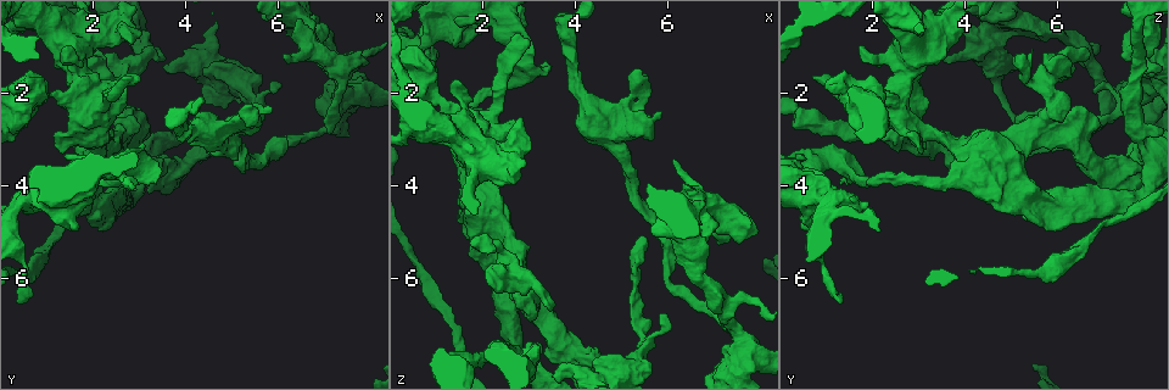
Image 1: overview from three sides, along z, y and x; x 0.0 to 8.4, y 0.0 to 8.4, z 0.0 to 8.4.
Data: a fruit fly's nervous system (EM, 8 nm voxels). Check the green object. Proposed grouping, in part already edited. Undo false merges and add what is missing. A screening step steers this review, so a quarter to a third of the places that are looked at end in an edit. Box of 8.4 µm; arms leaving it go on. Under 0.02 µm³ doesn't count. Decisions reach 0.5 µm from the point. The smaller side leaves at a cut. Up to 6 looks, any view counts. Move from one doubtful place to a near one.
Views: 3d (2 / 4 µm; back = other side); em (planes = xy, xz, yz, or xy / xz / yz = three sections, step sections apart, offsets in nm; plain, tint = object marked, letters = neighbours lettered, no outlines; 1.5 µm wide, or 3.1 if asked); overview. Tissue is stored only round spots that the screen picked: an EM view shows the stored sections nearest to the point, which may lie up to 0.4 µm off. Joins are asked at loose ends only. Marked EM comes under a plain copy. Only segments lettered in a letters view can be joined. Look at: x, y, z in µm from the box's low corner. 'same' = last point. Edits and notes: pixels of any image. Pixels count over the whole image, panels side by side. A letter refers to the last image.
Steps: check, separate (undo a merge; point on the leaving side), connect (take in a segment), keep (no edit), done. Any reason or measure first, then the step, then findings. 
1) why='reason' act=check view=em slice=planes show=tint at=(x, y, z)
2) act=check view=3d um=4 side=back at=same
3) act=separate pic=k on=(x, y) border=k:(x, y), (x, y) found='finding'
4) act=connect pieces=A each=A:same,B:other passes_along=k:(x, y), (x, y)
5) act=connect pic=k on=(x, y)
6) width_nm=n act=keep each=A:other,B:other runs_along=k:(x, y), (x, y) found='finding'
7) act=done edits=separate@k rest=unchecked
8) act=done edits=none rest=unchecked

why='free end' act=check view=3d um=2 at=(3.30, 4.00, 1.35)

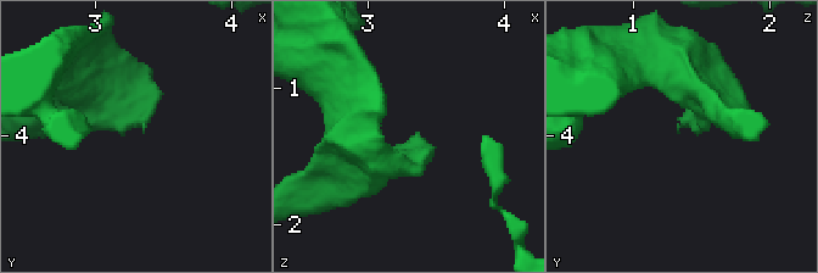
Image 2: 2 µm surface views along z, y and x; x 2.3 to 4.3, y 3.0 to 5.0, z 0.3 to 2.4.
why='need the tissue' act=check view=em slice=xy step=8 show=tint at=(3.34, 3.96, 1.32)

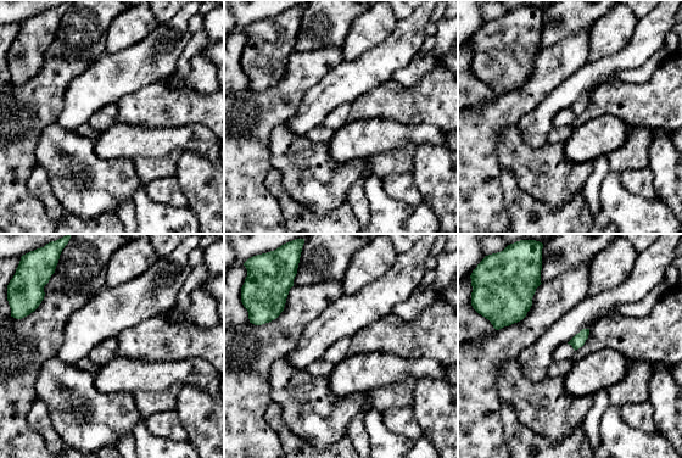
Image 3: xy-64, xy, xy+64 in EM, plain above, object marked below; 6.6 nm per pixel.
why='see the neighbours' act=check view=em slice=xy step=8 show=letters at=same

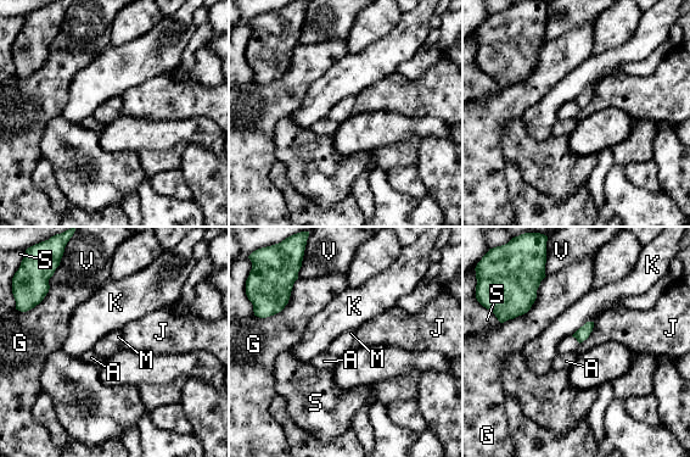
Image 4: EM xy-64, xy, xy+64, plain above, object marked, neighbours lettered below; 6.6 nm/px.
longest_contact=G:440nm act=connect pieces=M each=A:other,G:other,J:other,K:other,M:same,S:other,V:other passes_along=4:(583, 333), (576, 338), (568, 345) found='the neuron continues'

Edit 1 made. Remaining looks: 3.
why='narrows sharply' act=check view=3d um=4 at=(7.40, 2.00, 7.05)

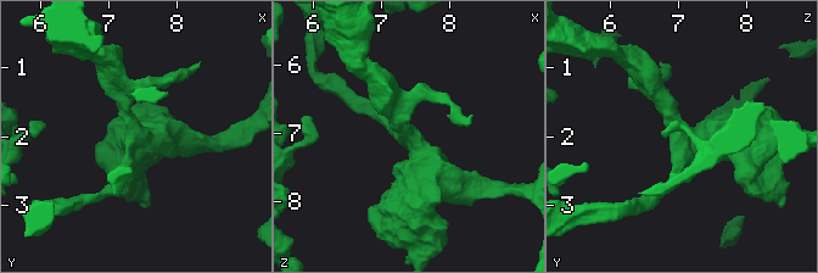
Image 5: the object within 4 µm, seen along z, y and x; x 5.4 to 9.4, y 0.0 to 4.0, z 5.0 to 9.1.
arms=3 arm_widths_nm=180,240,550 act=check view=em slice=xz step=8 show=tint at=(7.45, 2.05, 7.10)

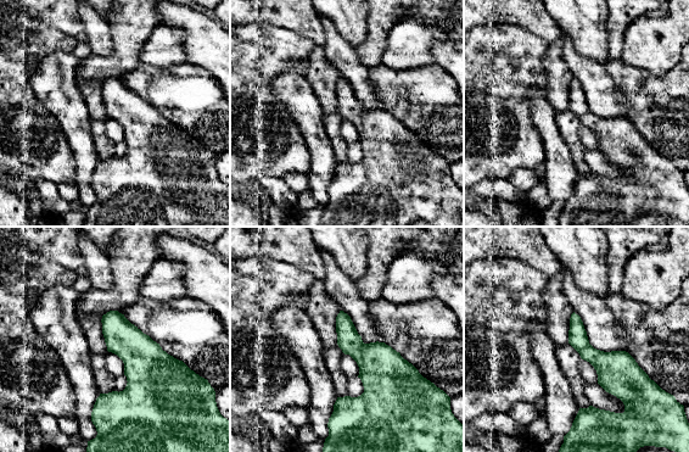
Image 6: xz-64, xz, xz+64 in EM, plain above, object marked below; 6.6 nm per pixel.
why='cut it another way' act=check view=em slice=planes show=letters at=same

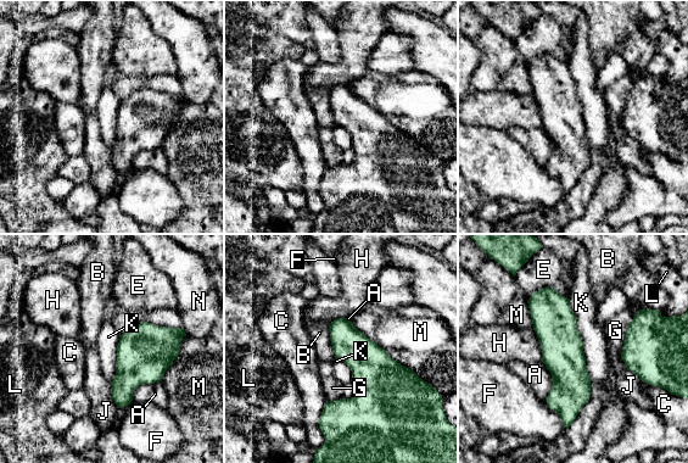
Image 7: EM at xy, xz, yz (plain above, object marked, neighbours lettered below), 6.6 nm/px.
width_nm=280 act=keep each=A:other,B:other,C:other,E:other,F:other,G:other,H:other,J:other,K:other,L:other,M:other,N:other found='continuous, no second neuron'

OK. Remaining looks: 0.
act=done edits=connect@4 rest=unchecked

